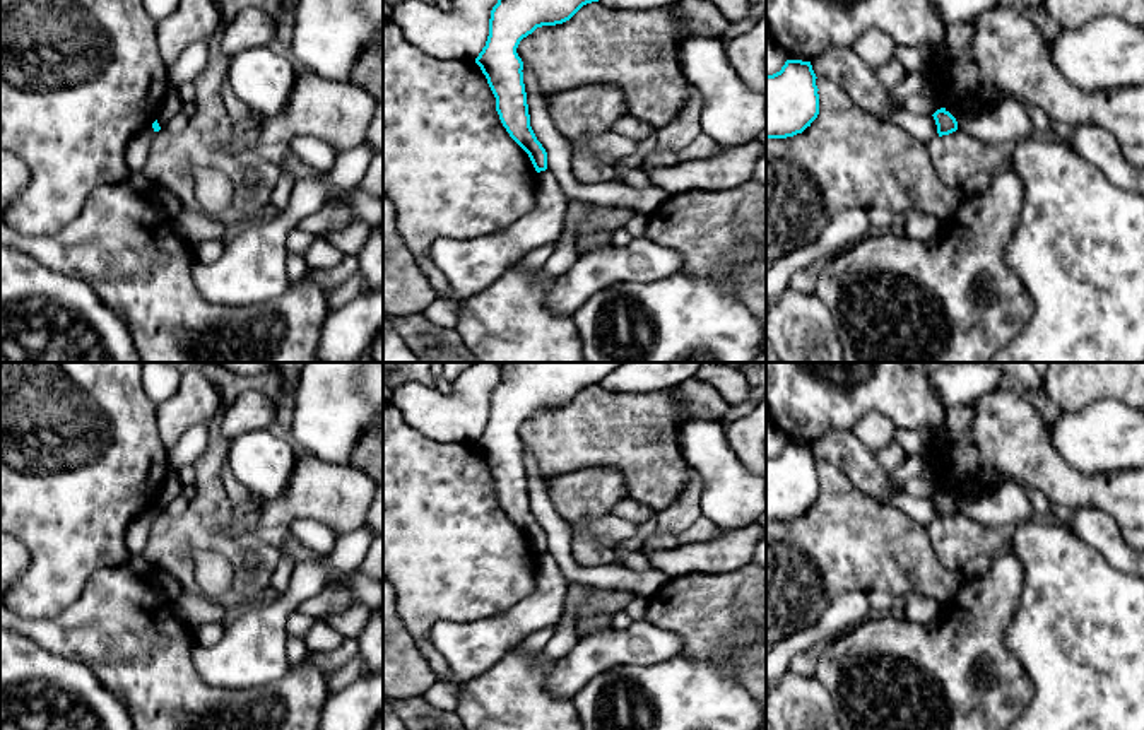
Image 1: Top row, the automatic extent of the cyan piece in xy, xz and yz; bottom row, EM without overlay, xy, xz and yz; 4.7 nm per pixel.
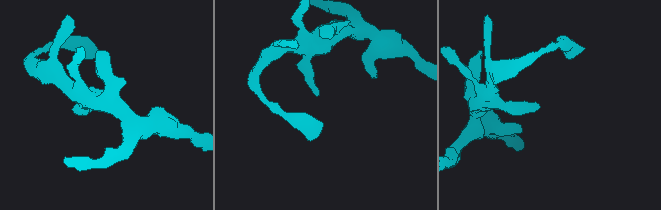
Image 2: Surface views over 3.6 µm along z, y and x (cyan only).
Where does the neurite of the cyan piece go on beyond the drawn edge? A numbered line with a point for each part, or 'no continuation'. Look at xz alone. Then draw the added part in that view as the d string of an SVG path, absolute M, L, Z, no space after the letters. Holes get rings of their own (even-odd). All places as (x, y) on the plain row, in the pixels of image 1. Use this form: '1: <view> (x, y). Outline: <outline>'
no continuation

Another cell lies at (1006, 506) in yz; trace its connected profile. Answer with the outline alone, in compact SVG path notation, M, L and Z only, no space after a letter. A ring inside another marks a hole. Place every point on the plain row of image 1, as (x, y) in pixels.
M1004 480L988 491L952 486L946 494L956 501L959 513L995 528L1012 530L1036 518L1029 497L1014 480Z

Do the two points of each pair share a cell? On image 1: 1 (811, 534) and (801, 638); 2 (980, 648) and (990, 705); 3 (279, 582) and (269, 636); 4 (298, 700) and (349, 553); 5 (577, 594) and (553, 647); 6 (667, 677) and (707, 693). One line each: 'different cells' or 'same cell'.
1: different cells
2: same cell
3: different cells
4: different cells
5: same cell
6: same cell

